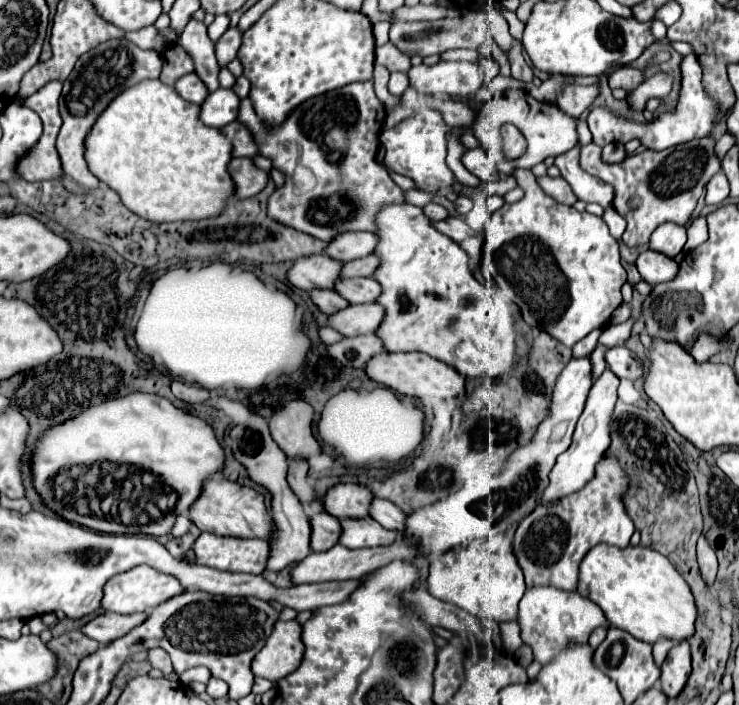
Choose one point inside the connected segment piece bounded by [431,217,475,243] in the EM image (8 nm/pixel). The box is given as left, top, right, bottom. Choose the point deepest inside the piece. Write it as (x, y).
(455, 228)

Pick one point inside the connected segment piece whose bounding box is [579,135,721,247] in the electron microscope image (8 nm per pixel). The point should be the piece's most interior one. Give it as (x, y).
(648, 192)

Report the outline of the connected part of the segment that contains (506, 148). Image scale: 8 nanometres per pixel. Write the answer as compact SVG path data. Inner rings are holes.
M506 123L502 127L502 142L503 142L503 153L505 153L505 157L509 159L509 161L513 161L513 159L517 159L517 157L521 157L523 153L525 153L525 141L523 141L523 135L521 135L521 131L517 129L514 125L510 123ZM519 147L519 153L513 153L515 149Z

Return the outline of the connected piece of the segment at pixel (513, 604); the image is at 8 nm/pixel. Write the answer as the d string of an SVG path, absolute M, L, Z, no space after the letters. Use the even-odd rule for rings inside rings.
M497 535L495 543L493 539L485 541L485 543L473 543L467 545L459 551L447 551L443 553L439 559L433 559L429 565L429 577L427 577L427 591L431 593L431 597L437 597L439 601L449 601L457 607L461 607L461 611L469 611L471 615L479 615L479 617L489 617L497 623L501 621L515 621L517 619L517 605L523 597L525 591L525 581L523 581L523 571L517 563L517 557L513 555L513 539L509 535Z

